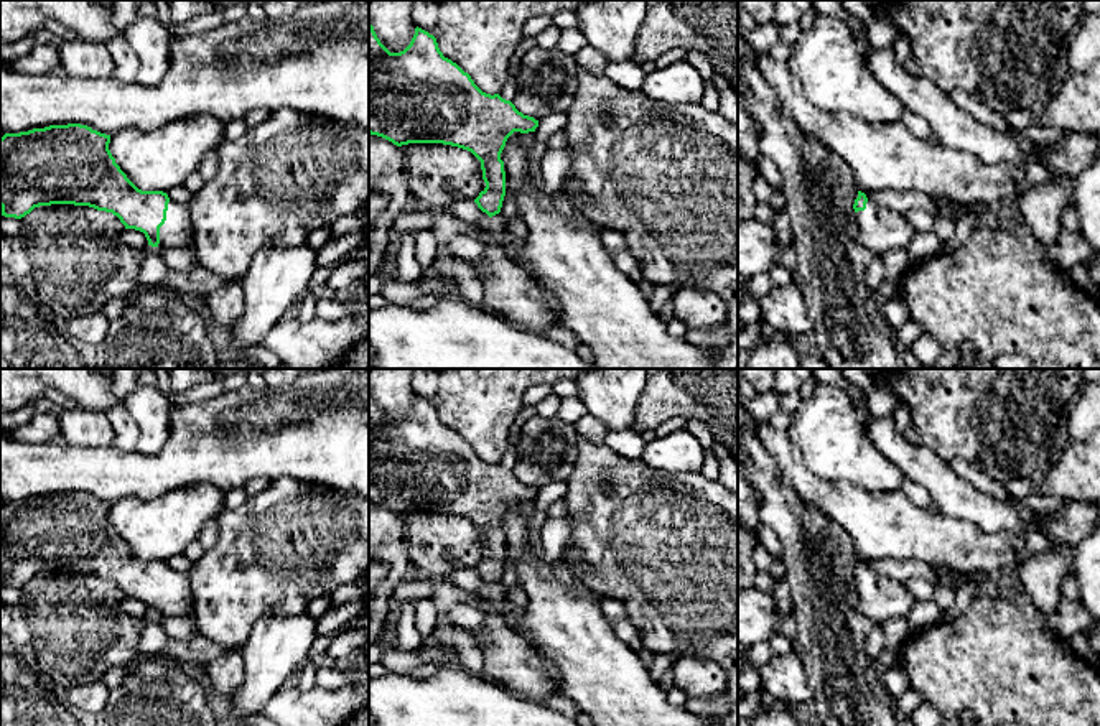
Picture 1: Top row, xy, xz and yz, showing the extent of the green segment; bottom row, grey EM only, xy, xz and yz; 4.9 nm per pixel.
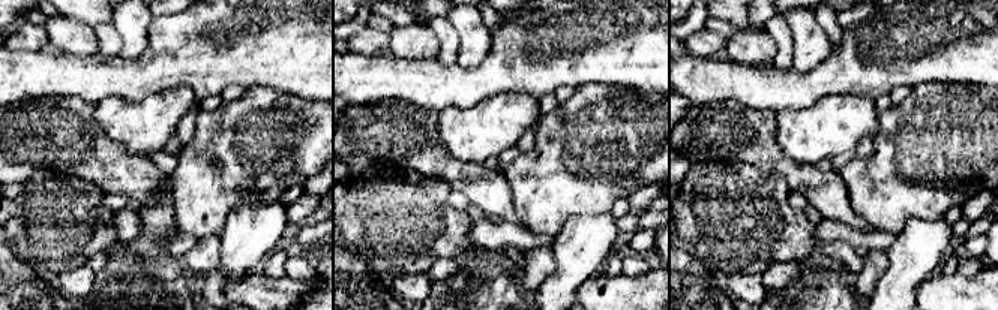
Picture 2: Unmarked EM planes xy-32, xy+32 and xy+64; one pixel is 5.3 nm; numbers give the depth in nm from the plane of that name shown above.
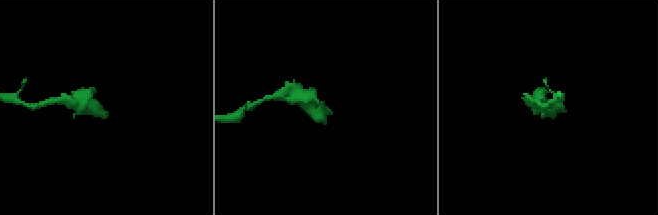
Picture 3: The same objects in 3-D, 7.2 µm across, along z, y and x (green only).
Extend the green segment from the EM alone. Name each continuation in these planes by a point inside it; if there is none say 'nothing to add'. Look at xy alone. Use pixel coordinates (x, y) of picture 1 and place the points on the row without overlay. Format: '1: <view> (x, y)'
1: xy (177, 600)

